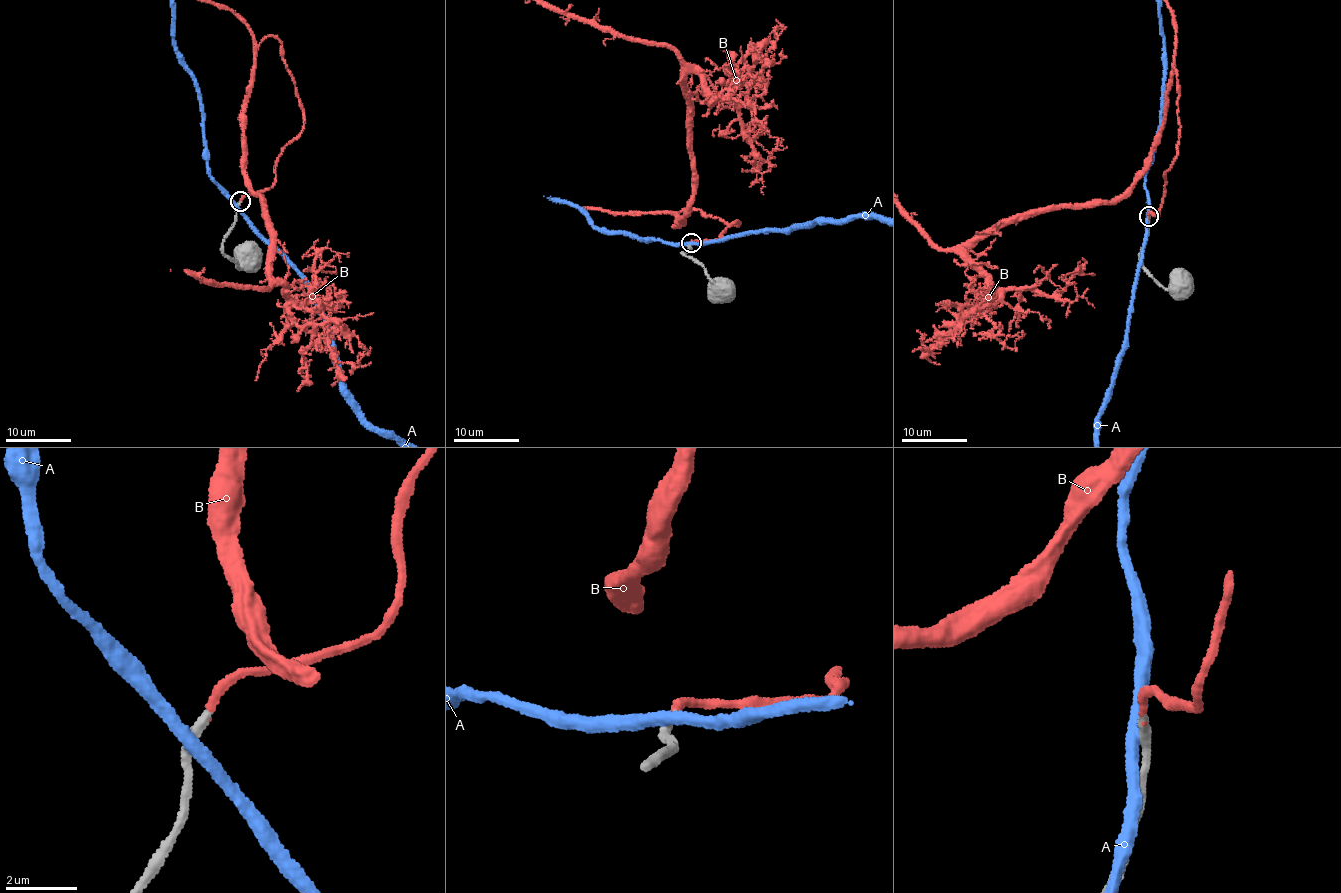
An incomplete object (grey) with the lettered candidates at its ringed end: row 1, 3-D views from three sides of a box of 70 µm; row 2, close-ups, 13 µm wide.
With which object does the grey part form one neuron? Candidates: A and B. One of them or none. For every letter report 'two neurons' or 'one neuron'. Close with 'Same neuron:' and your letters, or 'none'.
A: two neurons
B: one neuron
Same neuron: B

